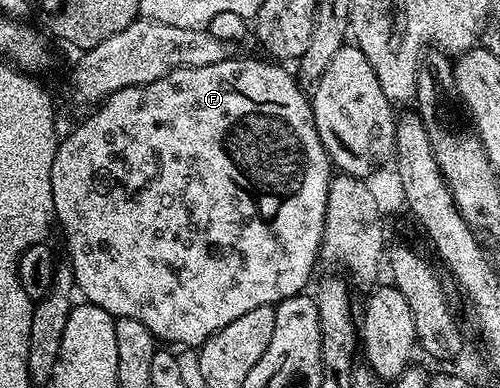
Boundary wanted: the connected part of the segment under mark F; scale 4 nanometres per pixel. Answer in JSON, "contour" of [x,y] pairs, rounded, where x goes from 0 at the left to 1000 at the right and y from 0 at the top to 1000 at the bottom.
{"contour":[[[472,144],[446,155],[442,162],[414,165],[412,173],[358,173],[356,180],[332,191],[322,204],[310,206],[306,214],[286,216],[284,222],[250,224],[244,232],[230,235],[228,242],[210,253],[184,286],[188,291],[172,309],[164,325],[154,325],[138,348],[124,353],[114,371],[110,392],[110,412],[102,423],[102,505],[106,508],[106,549],[110,554],[112,580],[122,580],[122,593],[130,601],[130,634],[138,642],[136,673],[146,691],[146,722],[158,758],[164,758],[168,776],[182,789],[206,794],[214,807],[224,809],[228,822],[260,820],[262,825],[278,825],[278,835],[286,835],[296,845],[308,866],[308,874],[320,876],[330,887],[346,887],[338,881],[356,881],[362,897],[394,897],[404,881],[412,881],[430,856],[438,856],[438,845],[454,845],[454,835],[462,835],[462,825],[478,825],[478,814],[486,814],[492,804],[502,804],[502,794],[518,794],[520,789],[546,789],[562,778],[568,768],[580,768],[592,758],[604,755],[612,745],[610,735],[618,727],[618,714],[626,706],[626,683],[636,683],[638,657],[642,652],[642,611],[646,608],[646,588],[650,585],[650,549],[654,546],[654,505],[658,503],[658,472],[662,466],[662,420],[656,392],[646,381],[646,371],[638,361],[638,340],[630,330],[630,309],[626,307],[626,278],[620,255],[602,229],[604,214],[596,209],[584,188],[578,191],[568,180],[568,168],[556,165],[546,155],[522,149],[486,149]]]}

